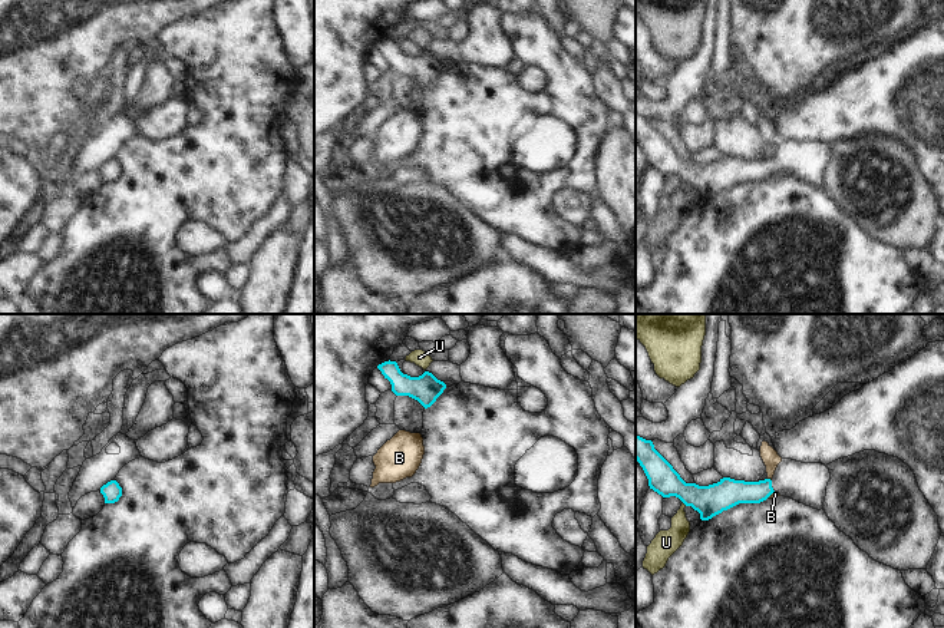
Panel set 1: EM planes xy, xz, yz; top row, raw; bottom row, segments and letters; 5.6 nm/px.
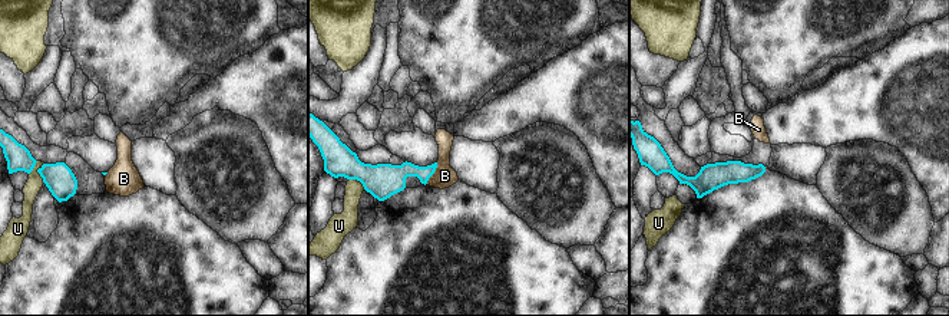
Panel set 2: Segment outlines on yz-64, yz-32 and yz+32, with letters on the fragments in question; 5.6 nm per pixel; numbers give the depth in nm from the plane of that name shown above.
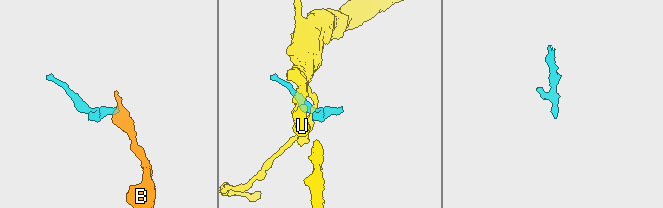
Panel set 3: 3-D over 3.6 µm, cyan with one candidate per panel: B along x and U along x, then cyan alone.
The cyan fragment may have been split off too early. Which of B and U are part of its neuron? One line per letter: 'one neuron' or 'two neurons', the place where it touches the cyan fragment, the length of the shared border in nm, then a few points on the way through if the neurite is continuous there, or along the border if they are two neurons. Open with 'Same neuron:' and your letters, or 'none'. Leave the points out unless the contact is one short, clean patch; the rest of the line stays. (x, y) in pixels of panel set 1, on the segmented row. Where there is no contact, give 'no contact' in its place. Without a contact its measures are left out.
Same neuron: none
B: two neurons; meets cyan in yz at (769, 479); contact 30 nm long; border along yz (768, 478), (771, 481)
U: two neurons; meets cyan in yz at (685, 503); contact 30 nm long; border along yz (683, 502), (686, 505)

